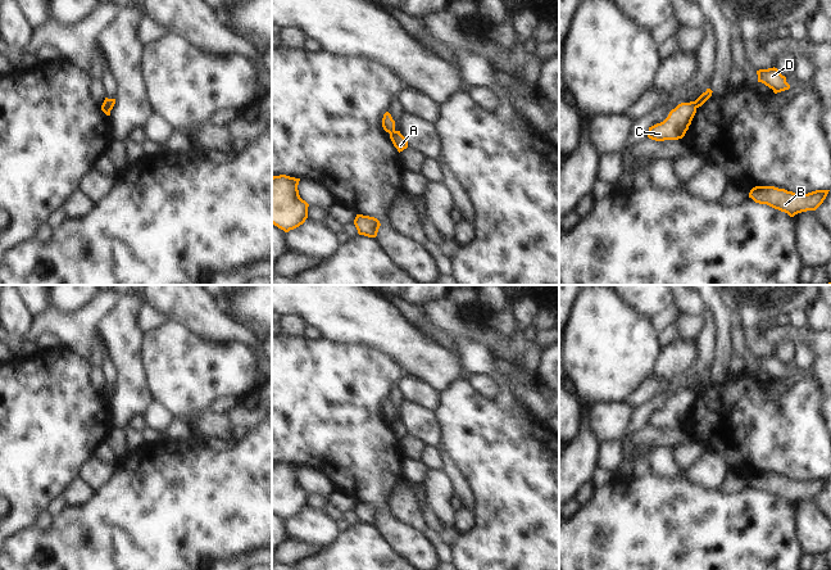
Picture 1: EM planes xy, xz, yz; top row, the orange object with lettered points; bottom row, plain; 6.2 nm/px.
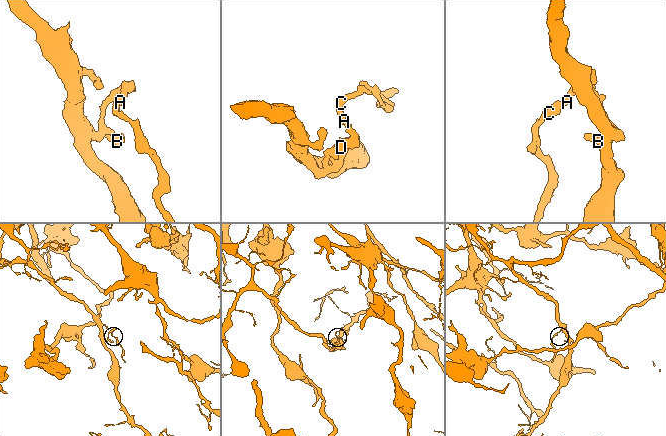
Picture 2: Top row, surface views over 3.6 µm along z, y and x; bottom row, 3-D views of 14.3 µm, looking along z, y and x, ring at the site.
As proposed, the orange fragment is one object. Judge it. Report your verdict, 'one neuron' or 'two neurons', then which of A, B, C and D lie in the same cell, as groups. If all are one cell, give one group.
two neurons | A B D / C

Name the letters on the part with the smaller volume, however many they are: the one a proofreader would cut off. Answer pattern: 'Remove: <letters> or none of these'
Remove: C

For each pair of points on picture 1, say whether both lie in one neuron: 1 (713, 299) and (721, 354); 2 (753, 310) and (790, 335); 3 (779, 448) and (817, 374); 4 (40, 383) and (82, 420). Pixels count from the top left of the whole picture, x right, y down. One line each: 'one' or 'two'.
1: one
2: two
3: two
4: one

